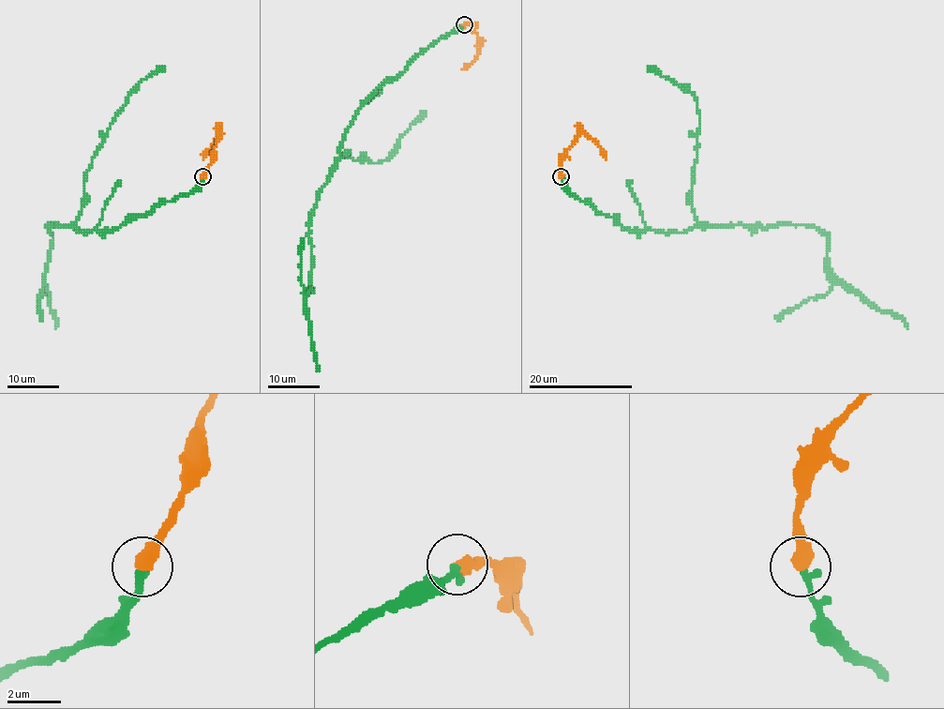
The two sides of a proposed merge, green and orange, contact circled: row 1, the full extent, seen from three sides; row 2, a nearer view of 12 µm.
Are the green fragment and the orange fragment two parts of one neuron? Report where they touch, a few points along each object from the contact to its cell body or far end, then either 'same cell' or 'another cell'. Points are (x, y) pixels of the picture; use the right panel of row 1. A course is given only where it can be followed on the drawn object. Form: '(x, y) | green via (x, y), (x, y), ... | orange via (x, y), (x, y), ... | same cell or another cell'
(561, 176) | green via (561, 177), (573, 195), (626, 229), (819, 228), (827, 235), (827, 268), (877, 309), (896, 313), (906, 327) | orange via (561, 177), (563, 154), (582, 133), (593, 141), (606, 158) | same cell

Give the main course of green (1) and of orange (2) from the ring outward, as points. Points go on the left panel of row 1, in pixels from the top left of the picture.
1: (202, 177), (198, 186), (126, 218), (115, 229), (48, 226), (52, 235), (44, 275), (56, 327)
2: (202, 177), (209, 167), (218, 133), (217, 141), (202, 158)

